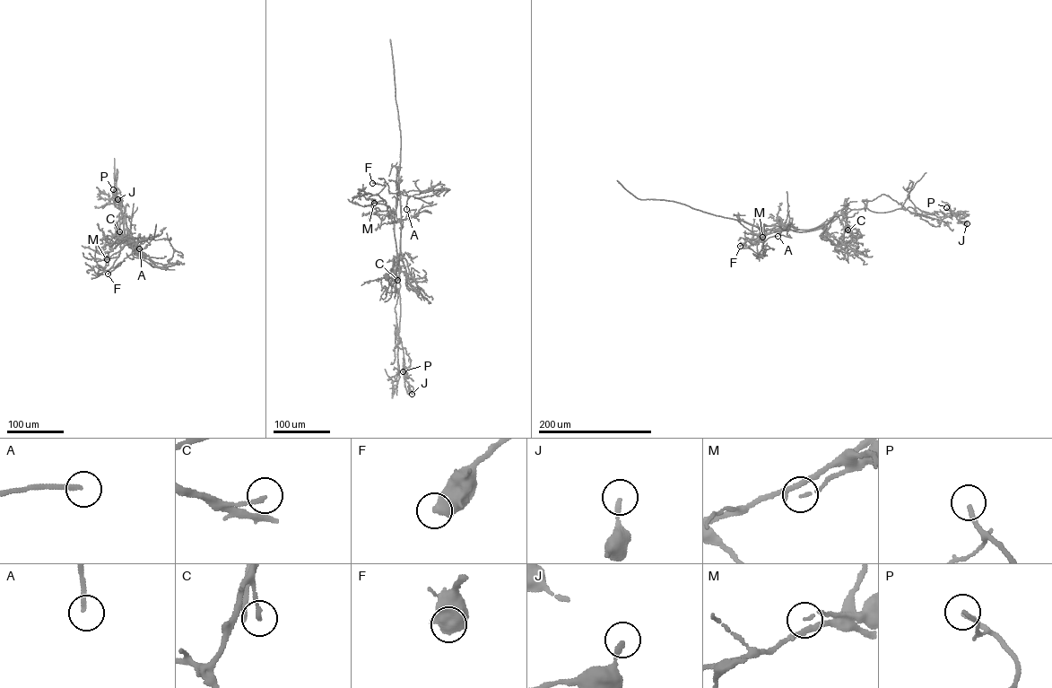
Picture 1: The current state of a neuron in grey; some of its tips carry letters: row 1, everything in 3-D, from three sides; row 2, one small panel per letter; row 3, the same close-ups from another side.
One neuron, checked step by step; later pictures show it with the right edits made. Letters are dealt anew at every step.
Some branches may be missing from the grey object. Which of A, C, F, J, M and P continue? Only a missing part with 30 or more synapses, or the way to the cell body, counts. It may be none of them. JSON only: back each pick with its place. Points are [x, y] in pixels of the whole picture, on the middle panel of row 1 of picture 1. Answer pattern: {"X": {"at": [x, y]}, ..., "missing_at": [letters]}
{"missing_at": []}

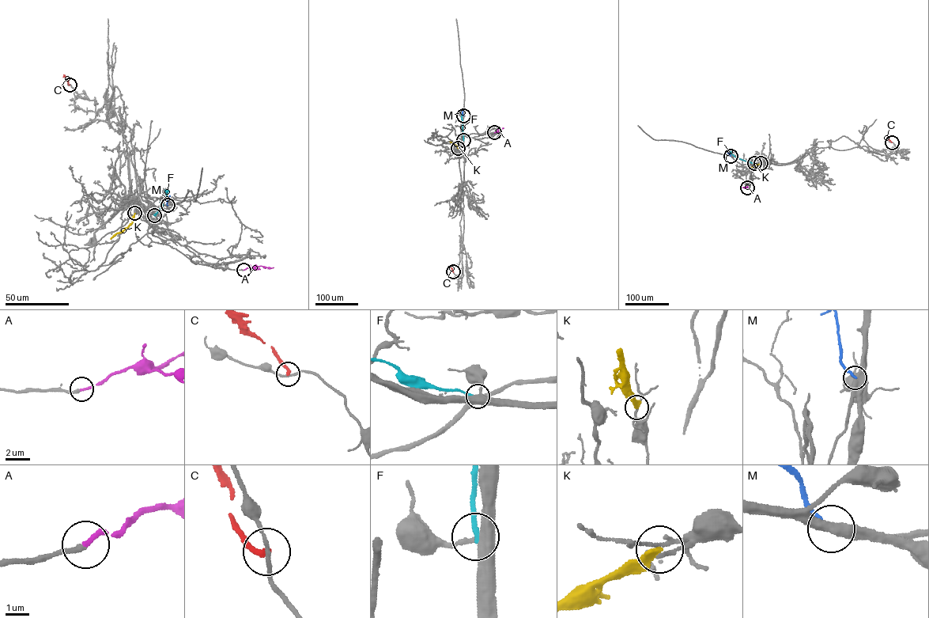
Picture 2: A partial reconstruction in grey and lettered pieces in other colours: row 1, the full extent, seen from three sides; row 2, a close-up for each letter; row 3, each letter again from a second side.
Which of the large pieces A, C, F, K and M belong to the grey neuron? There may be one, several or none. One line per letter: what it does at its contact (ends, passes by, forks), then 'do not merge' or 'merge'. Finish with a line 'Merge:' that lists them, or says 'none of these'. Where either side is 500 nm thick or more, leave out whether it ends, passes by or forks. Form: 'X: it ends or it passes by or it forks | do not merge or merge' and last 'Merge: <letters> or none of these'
A: it ends | merge
C: it ends | do not merge
F: it ends | do not merge
K: it ends | do not merge
M: do not merge
Merge: A

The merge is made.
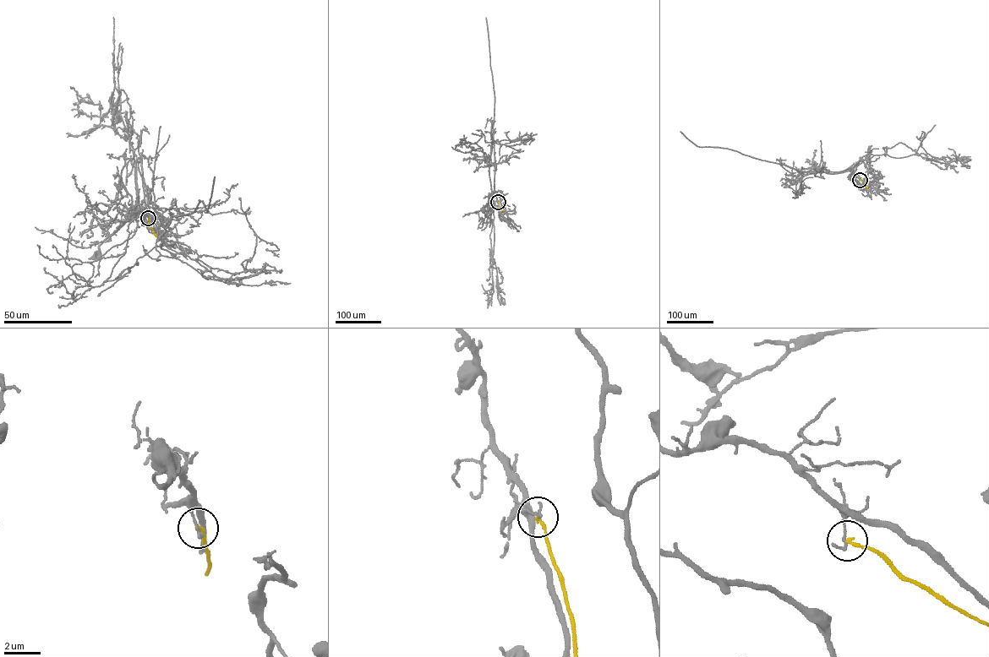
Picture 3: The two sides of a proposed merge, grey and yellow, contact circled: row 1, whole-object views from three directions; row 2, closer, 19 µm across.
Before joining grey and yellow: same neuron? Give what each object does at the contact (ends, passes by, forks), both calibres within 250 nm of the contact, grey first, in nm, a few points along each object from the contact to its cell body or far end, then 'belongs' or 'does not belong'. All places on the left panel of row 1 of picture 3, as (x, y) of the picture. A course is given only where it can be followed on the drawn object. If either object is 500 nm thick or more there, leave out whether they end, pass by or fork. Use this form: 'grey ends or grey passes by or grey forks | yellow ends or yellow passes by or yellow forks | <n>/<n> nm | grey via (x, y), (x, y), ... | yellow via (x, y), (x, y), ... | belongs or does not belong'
grey ends | yellow ends | 180/180 nm | grey via (148, 218), (139, 208), (135, 161), (131, 159), (121, 176), (131, 197), (127, 219), (103, 241), (97, 254) | yellow via (148, 218), (148, 225), (155, 236) | does not belong

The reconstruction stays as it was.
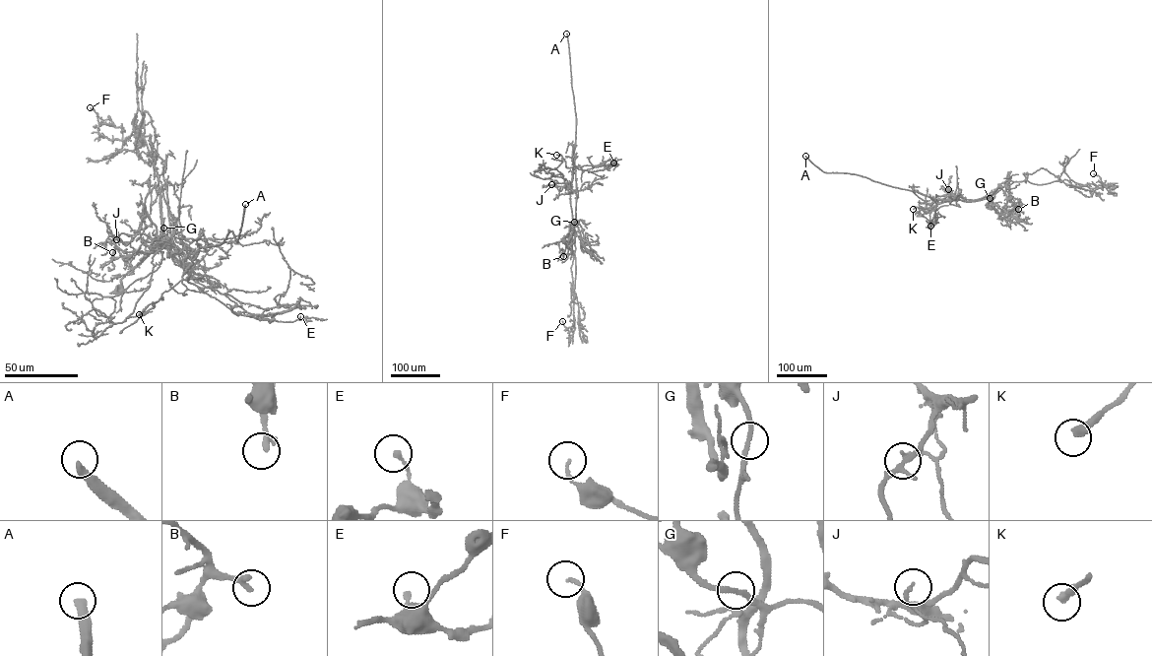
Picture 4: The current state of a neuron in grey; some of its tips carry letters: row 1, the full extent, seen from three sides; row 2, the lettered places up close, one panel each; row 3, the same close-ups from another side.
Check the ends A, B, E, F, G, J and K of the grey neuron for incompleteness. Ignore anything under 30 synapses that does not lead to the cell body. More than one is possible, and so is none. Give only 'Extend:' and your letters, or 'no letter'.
Extend: A, B

